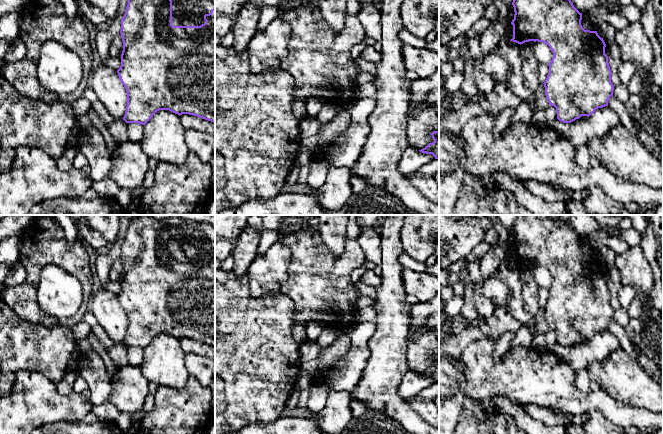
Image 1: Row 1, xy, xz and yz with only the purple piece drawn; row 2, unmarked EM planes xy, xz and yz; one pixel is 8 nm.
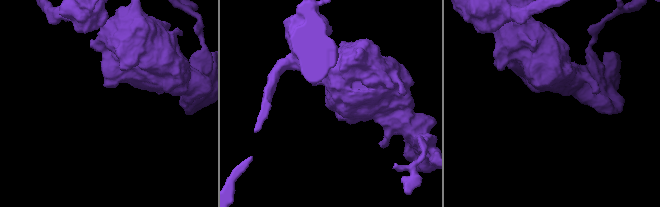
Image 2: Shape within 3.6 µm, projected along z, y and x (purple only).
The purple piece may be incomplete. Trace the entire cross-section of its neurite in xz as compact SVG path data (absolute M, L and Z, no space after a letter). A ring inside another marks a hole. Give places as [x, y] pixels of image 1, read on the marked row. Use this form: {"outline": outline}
{"outline": "M434 131L431 135L434 141L419 151L426 154L432 154L435 159L439 159L439 131Z"}

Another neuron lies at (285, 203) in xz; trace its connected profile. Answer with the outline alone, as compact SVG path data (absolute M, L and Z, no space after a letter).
M280 193L272 198L248 200L218 215L335 215L323 209L312 194Z

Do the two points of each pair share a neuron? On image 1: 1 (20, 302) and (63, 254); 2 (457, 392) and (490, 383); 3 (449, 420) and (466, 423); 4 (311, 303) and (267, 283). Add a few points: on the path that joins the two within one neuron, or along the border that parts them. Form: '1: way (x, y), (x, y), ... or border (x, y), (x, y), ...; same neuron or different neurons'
1: way (30, 286), (33, 278), (33, 269), (47, 255); same neuron
2: border (462, 374), (465, 380), (466, 395); different neurons
3: border (464, 407), (457, 423); different neurons
4: border (288, 267), (287, 279), (281, 285), (280, 291); different neurons

